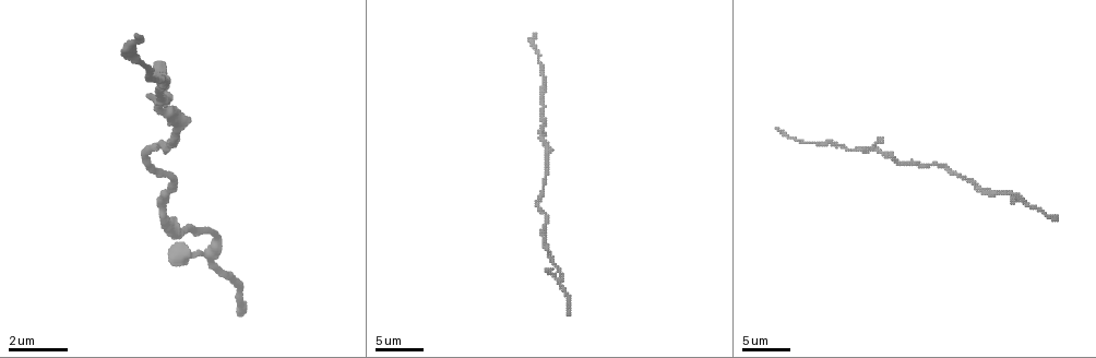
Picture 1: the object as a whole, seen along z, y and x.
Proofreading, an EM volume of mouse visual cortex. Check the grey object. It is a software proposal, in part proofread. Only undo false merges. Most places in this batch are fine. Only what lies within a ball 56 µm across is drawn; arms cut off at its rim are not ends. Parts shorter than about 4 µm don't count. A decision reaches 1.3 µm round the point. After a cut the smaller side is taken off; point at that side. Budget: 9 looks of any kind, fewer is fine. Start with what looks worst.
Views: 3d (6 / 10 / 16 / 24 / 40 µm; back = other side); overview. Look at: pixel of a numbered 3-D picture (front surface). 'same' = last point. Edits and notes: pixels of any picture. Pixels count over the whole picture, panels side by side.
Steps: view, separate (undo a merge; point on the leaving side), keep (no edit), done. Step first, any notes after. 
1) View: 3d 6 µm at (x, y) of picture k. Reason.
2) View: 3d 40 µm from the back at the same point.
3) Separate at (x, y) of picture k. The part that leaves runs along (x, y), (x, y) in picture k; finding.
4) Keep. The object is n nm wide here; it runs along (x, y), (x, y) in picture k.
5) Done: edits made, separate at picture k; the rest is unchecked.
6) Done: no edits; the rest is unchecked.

View: 3d 10 µm at (542, 136) of picture 1. Narrows sharply.

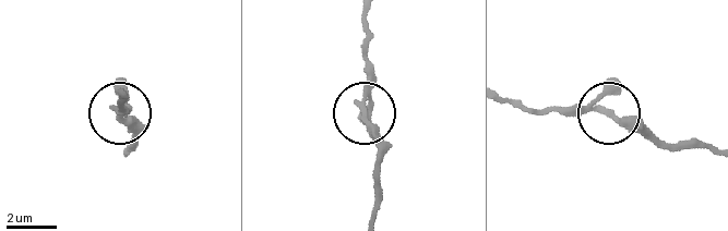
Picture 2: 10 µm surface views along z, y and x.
View: 3d 6 µm at (364, 109) of picture 2.

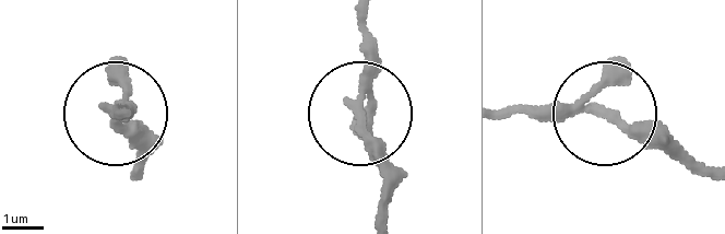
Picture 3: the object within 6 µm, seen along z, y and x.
Keep. The object is 200 nm wide here; it runs along (700, 165), (595, 113), (501, 113) in picture 3; one cell here.

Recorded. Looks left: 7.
View: 3d 16 µm at (557, 272) of picture 1. Sudden change in width.

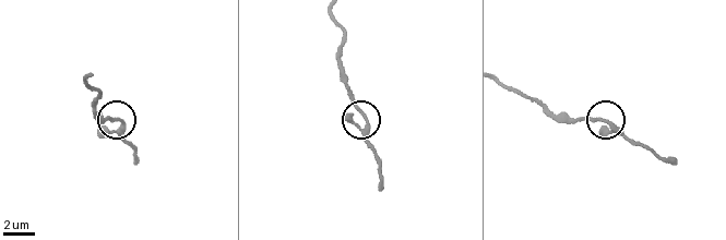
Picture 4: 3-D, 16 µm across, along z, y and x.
View: 3d 6 µm at (605, 120) of picture 4.

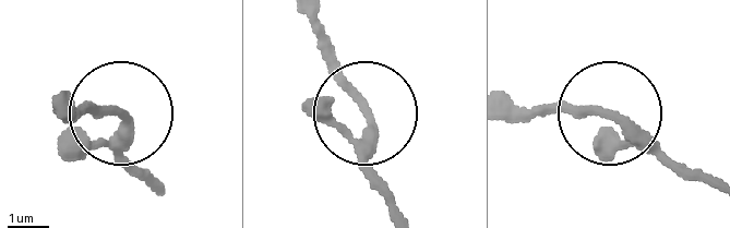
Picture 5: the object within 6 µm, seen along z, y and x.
Keep. It runs along (515, 100), (630, 118), (689, 174) in picture 5; one cell here.

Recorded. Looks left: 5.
View: 3d 6 µm at (976, 184) of picture 1. Thick turns thin.

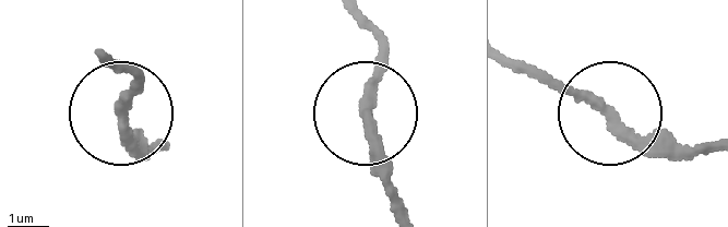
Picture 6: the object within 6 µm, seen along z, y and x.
Keep. The object is 250 nm wide here; it runs along (511, 58), (684, 159) in picture 6; all the same cell.

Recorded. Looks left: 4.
View: 3d 16 µm at (544, 75) of picture 1. Calibre changes.

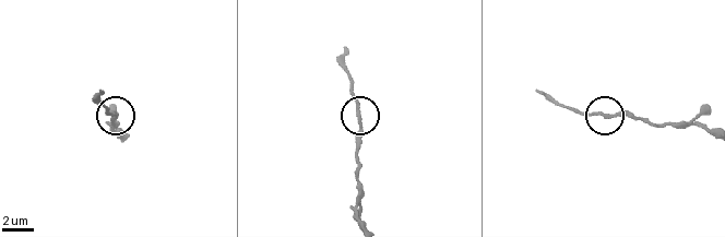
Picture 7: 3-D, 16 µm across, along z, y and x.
Keep. The object is 200 nm wide here; it runs along (709, 133), (693, 125), (654, 125), (619, 114), (569, 109) in picture 7; continuous, no second cell.

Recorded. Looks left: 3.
Done: no edits; the rest is unchecked.

